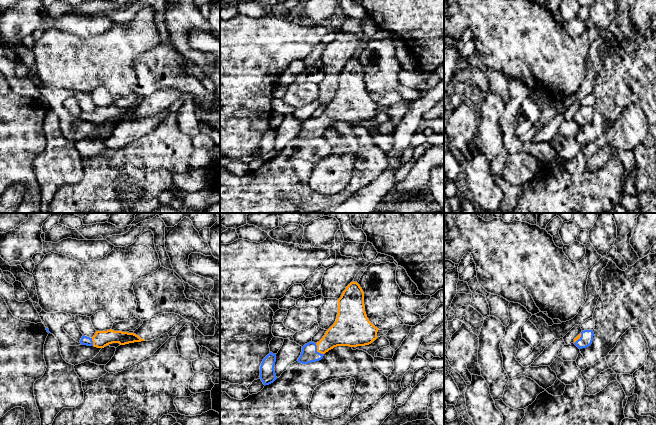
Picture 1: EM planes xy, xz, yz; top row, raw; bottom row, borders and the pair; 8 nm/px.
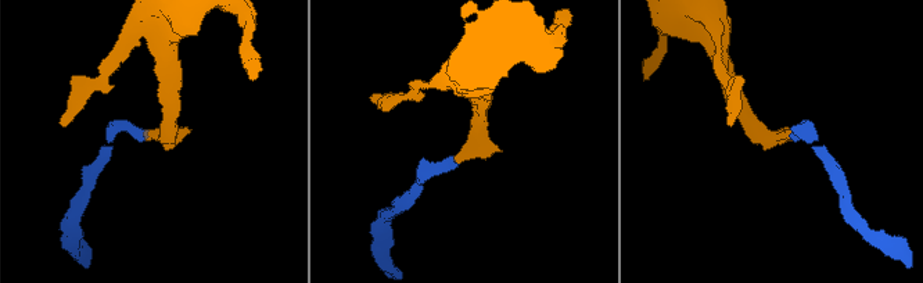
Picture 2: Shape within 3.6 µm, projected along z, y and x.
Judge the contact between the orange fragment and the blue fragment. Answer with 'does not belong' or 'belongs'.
belongs

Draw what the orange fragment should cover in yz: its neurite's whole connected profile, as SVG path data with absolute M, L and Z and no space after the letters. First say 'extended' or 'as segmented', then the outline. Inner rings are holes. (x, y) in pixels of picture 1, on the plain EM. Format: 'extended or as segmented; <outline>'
extended; M584 106L574 115L574 120L579 125L589 123L592 120L593 112L593 106Z

